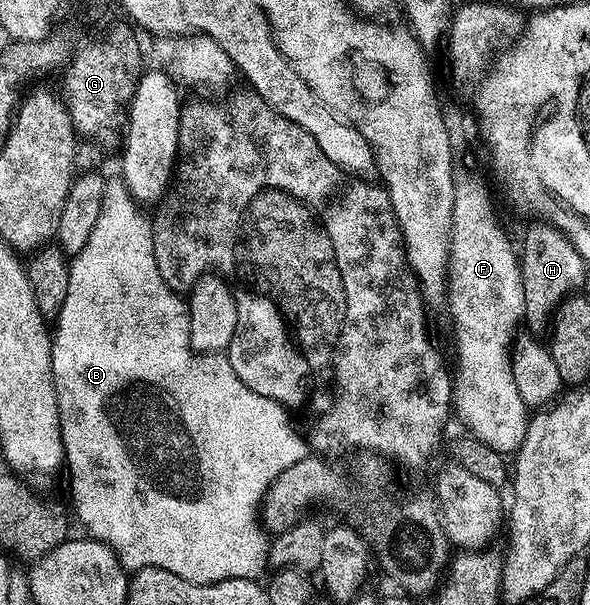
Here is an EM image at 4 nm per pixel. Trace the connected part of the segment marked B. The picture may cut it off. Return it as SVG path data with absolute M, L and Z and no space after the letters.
M112 178L106 179L105 193L103 194L103 210L99 210L99 218L95 222L95 230L91 230L91 238L87 242L87 246L83 246L83 250L79 250L79 254L72 257L69 266L69 281L67 282L67 302L63 302L63 310L59 310L59 314L55 318L55 327L51 332L53 342L53 349L51 350L51 370L53 371L53 381L55 382L55 390L57 391L61 445L65 451L63 464L66 469L69 467L69 492L73 495L74 504L72 504L72 507L75 509L76 519L78 516L81 519L82 526L89 531L86 533L92 539L102 540L103 543L109 545L121 557L121 565L130 574L143 570L144 568L158 568L159 570L171 570L171 574L179 574L179 578L183 578L187 582L195 582L196 584L218 584L231 578L257 580L260 577L260 572L264 568L267 568L269 564L269 546L271 543L270 537L262 531L257 521L261 499L265 497L265 491L271 486L271 482L275 482L275 478L279 478L279 474L283 474L283 470L287 470L287 466L295 466L295 462L306 459L307 452L305 450L307 451L307 440L302 433L300 436L289 425L289 417L291 416L285 406L277 401L273 401L271 398L259 397L253 393L233 373L231 367L226 366L224 363L222 363L223 365L217 364L214 368L204 368L203 365L197 364L198 357L195 355L192 346L189 345L189 309L186 303L176 293L166 287L159 276L159 269L155 262L155 254L152 253L152 230L150 223L148 221L143 222L133 207L135 207L135 204L132 196L125 189L125 181L120 178L114 178L114 180Z

